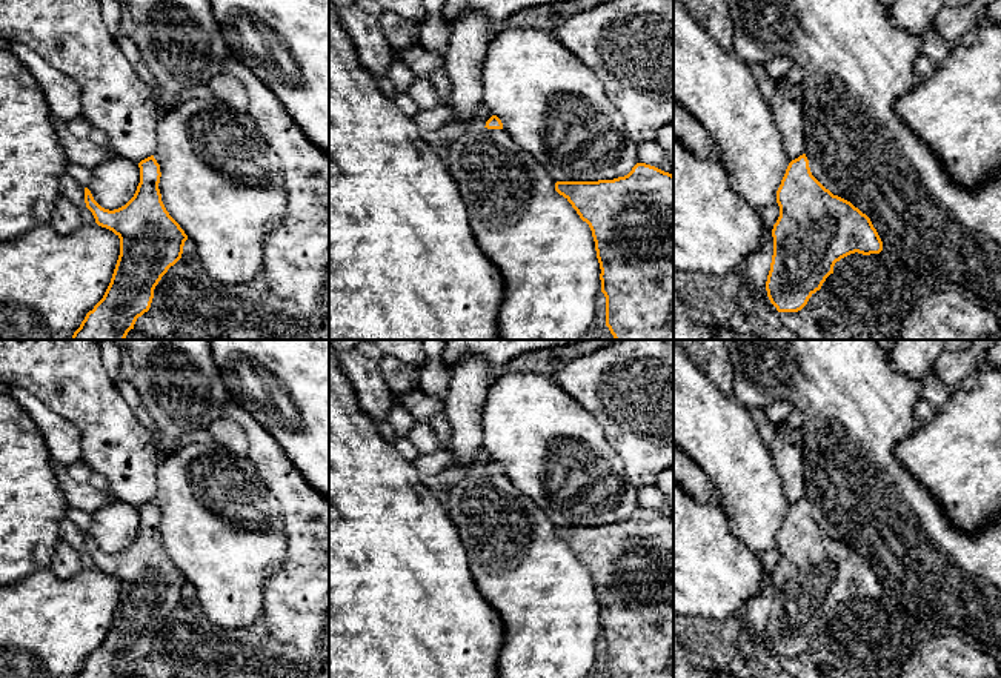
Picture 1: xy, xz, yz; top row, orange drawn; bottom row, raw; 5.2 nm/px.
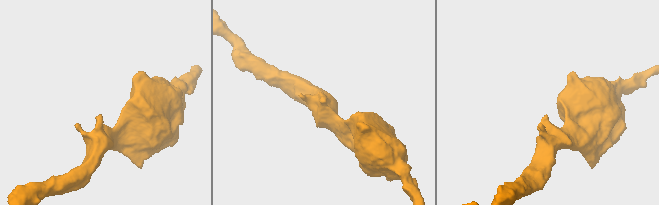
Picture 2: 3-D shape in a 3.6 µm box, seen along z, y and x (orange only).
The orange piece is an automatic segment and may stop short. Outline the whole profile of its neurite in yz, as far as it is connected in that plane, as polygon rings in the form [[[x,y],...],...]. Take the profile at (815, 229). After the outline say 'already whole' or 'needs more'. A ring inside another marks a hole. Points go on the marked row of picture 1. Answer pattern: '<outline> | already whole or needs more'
[[[806,154],[789,163],[777,191],[777,203],[780,217],[772,229],[773,255],[766,291],[778,312],[801,311],[841,258],[855,252],[870,255],[883,251],[870,218],[821,184],[810,172]]] | already whole

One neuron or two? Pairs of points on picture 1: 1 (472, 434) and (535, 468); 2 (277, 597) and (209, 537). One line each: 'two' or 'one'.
1: two
2: two

